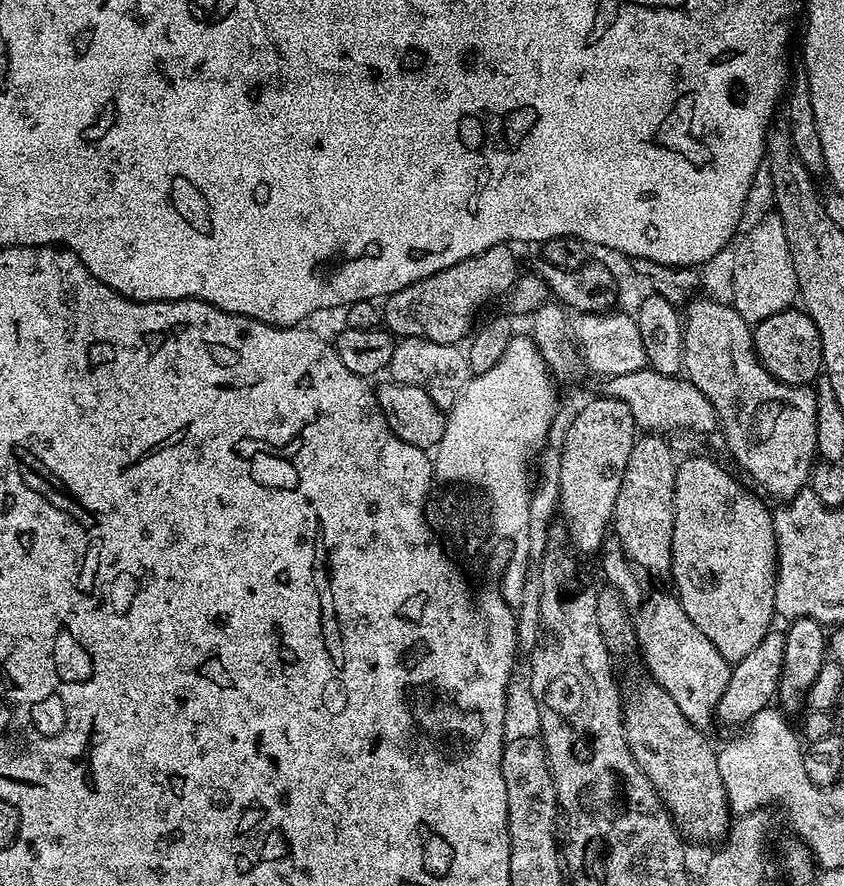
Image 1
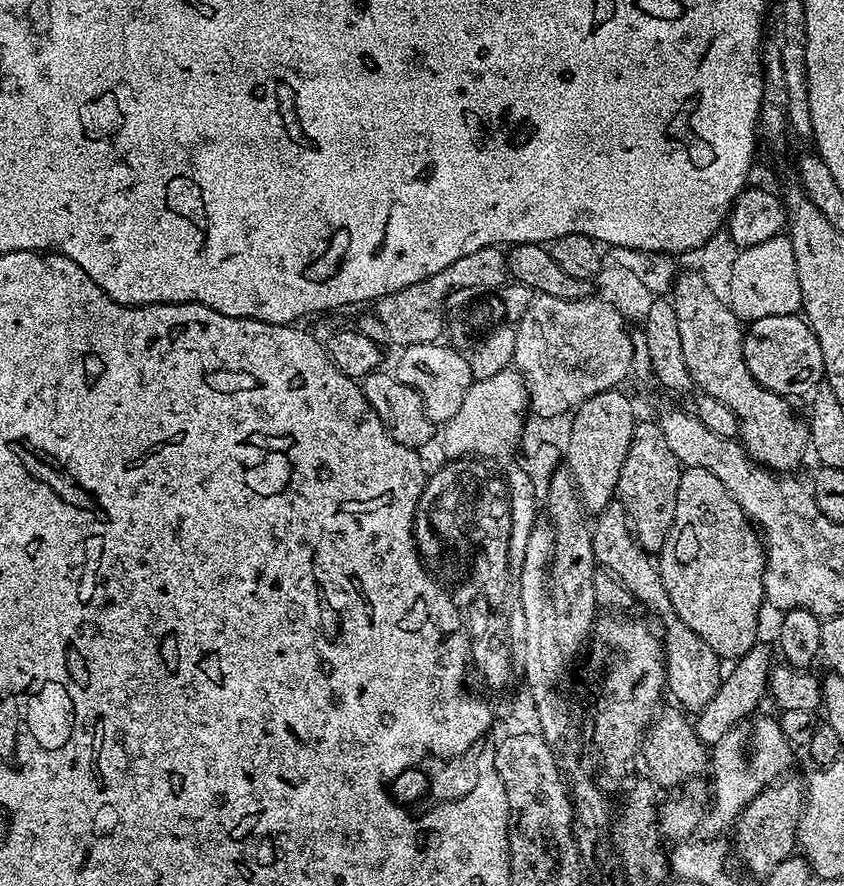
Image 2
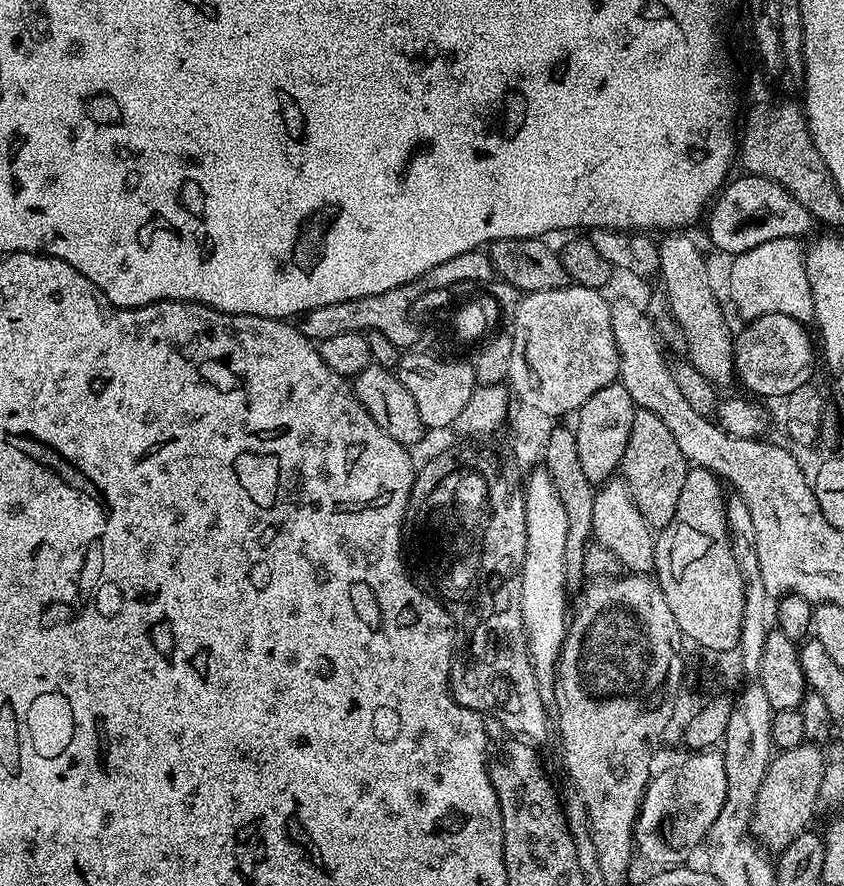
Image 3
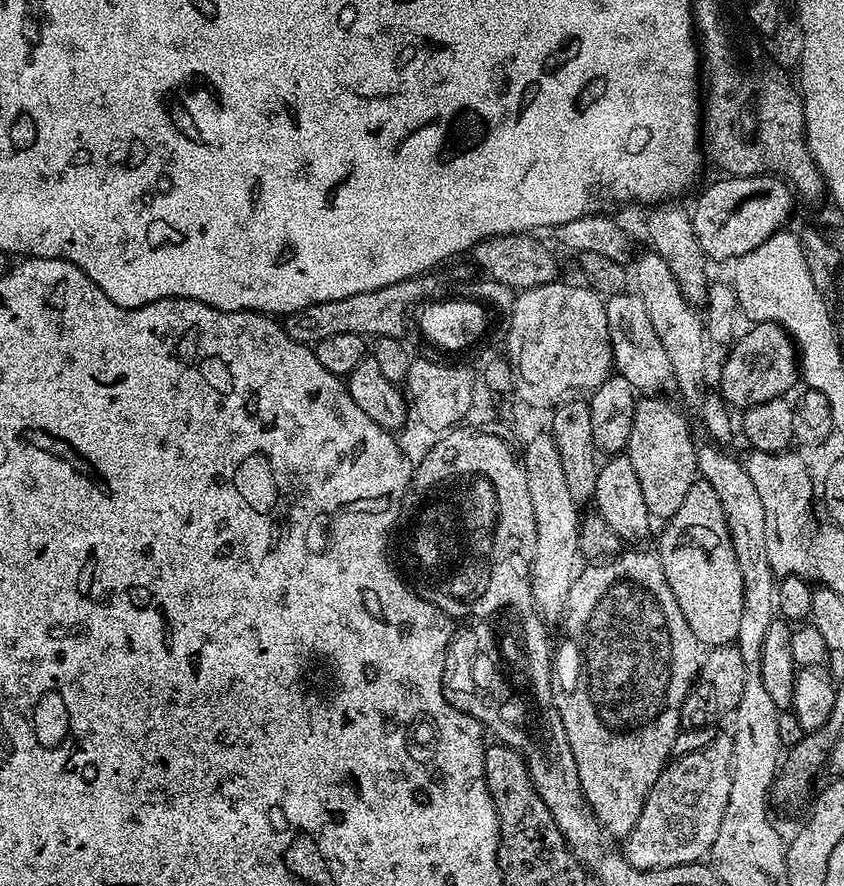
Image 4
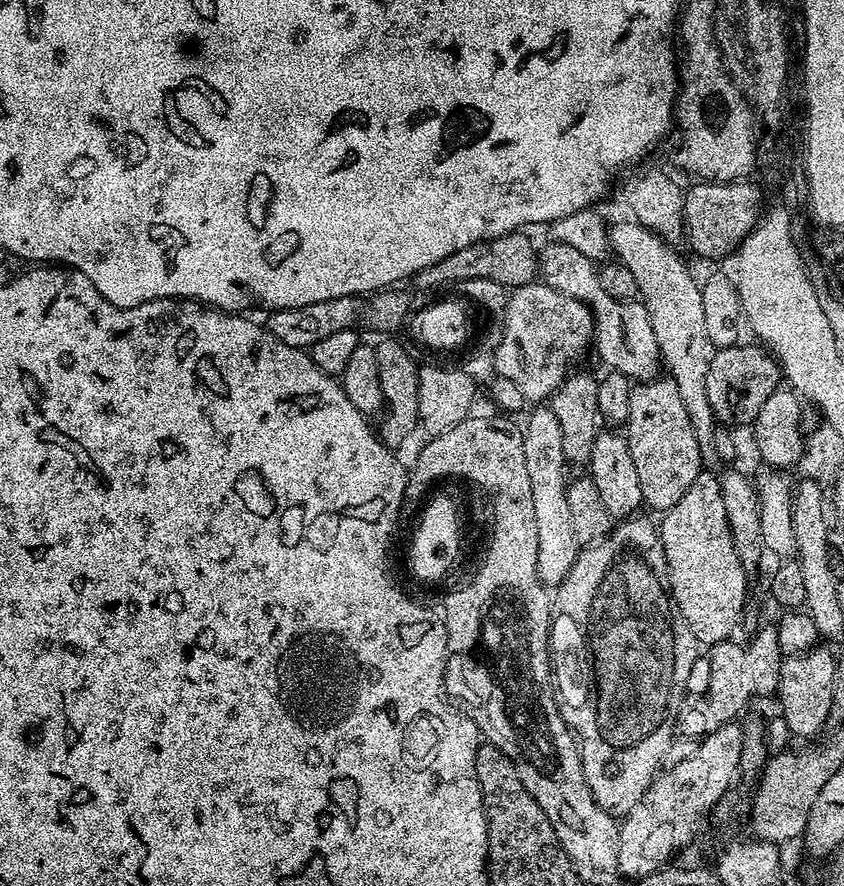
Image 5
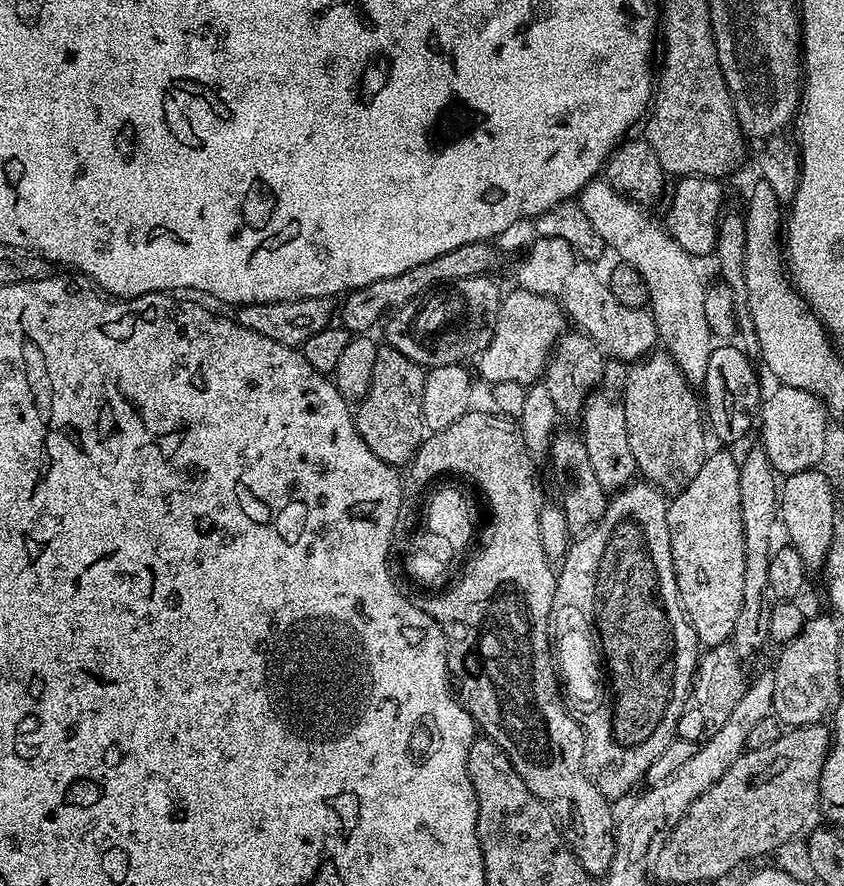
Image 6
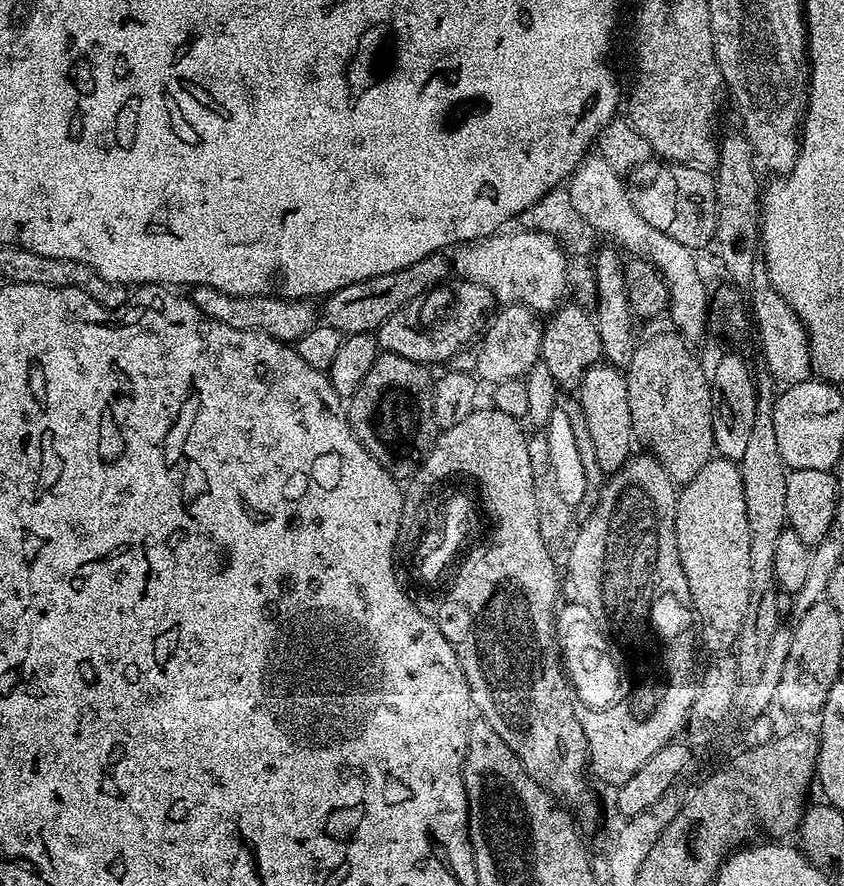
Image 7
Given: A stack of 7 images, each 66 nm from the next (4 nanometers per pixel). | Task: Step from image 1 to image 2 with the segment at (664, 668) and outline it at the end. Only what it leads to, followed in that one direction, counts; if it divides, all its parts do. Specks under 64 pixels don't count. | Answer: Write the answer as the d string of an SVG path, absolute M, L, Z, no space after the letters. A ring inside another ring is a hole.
M613 502L606 505L601 512L595 513L592 545L597 565L605 572L613 572L639 603L641 600L650 611L660 615L660 620L664 623L662 639L664 665L668 675L666 688L671 699L673 696L681 704L677 705L684 710L699 710L706 707L720 685L722 661L714 650L710 650L710 646L706 646L706 642L702 642L702 638L698 638L698 634L694 634L694 630L690 630L690 626L686 626L686 622L676 617L676 611L670 602L670 594L666 594L666 586L660 577L657 561L636 541L636 534L632 531L628 512L623 504Z

